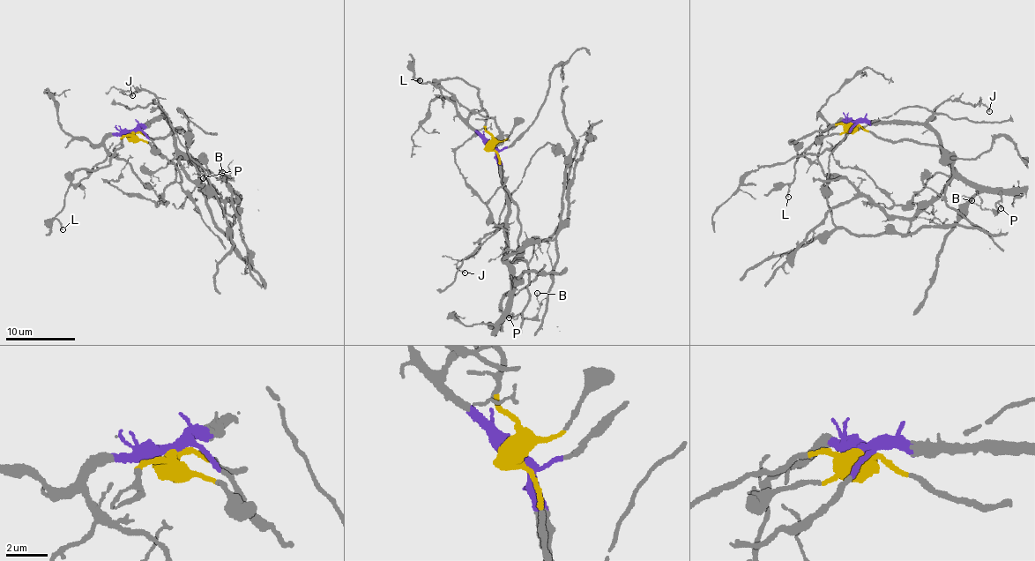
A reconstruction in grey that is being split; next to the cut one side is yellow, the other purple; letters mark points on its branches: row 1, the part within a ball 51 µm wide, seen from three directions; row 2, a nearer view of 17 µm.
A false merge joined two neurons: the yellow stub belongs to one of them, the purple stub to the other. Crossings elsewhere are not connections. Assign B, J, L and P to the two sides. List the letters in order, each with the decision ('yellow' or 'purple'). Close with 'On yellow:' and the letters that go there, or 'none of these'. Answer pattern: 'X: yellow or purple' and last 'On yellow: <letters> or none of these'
B: purple
J: purple
L: yellow
P: purple
On yellow: L

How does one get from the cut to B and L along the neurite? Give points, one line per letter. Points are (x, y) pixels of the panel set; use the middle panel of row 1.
B: (493, 145), (505, 194), (510, 311), (531, 318), (539, 311), (537, 293)
L: (492, 145), (492, 135), (485, 129), (487, 111), (481, 107), (477, 89), (461, 79), (420, 80)

